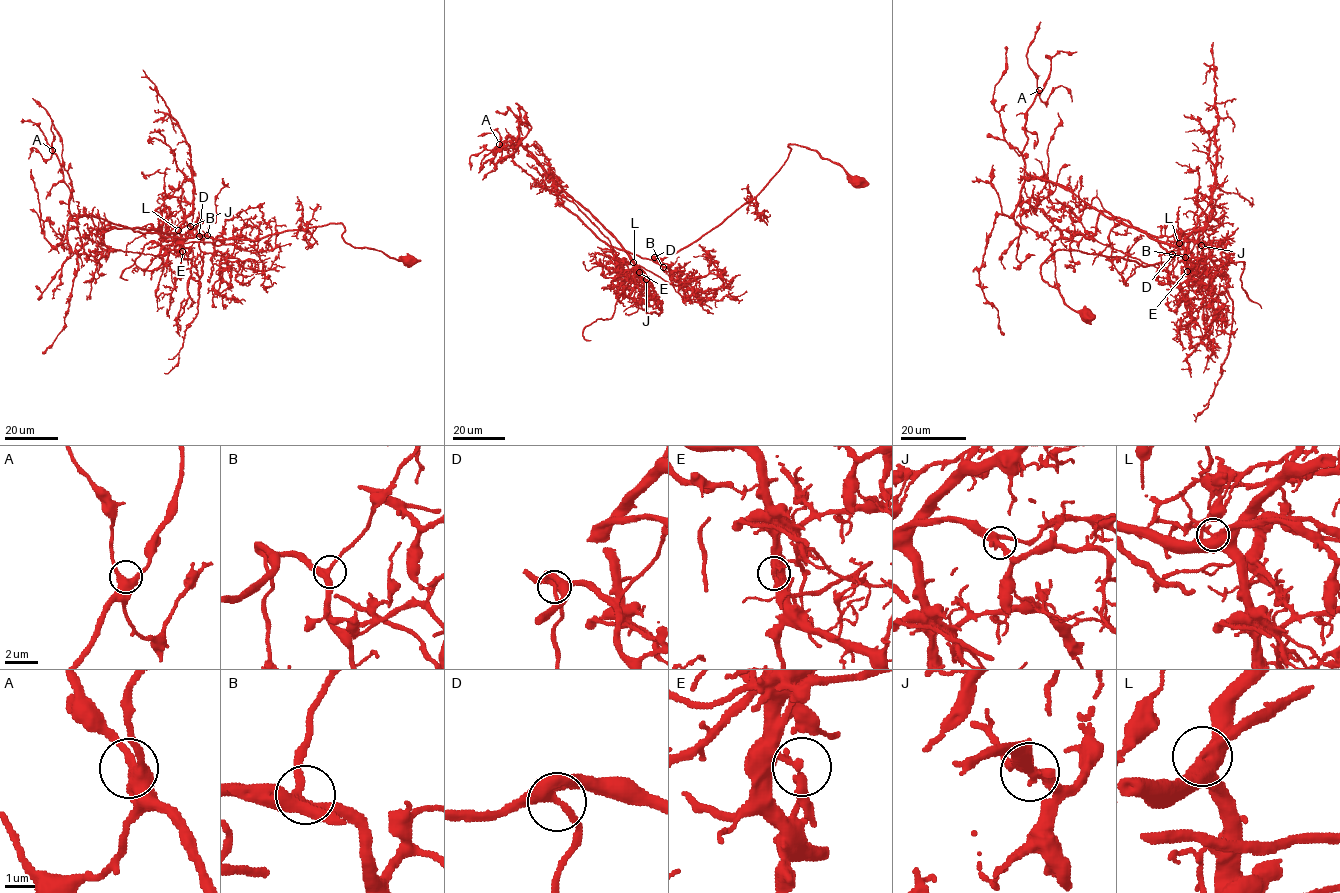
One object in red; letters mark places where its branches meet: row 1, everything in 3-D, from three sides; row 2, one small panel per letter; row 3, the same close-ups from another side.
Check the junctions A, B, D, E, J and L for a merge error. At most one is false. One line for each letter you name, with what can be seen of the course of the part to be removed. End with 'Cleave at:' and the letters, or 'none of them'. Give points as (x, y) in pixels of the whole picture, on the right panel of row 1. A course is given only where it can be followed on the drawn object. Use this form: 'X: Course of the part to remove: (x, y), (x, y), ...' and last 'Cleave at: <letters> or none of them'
E: Course of the part to remove: (1187, 271), (1190, 277), (1181, 246), (1151, 239), (1029, 175), (1010, 217), (995, 219), (979, 270), (1004, 334)
Cleave at: E

